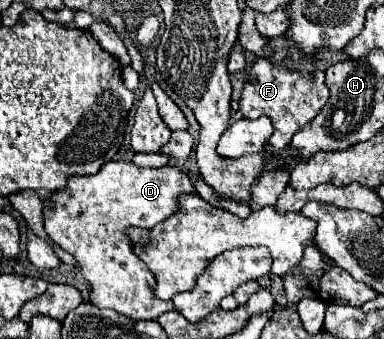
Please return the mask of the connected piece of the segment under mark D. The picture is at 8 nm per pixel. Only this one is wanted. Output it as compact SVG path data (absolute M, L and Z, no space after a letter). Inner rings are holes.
M111 160L101 166L95 176L69 178L63 190L53 192L53 208L45 206L45 230L49 238L75 258L77 270L91 284L89 300L97 308L113 308L133 320L157 320L161 314L173 310L173 302L163 302L153 294L153 274L134 254L129 239L125 236L127 226L153 228L165 218L173 216L183 194L195 194L195 188L185 172L175 166L163 168L139 168L129 160Z

